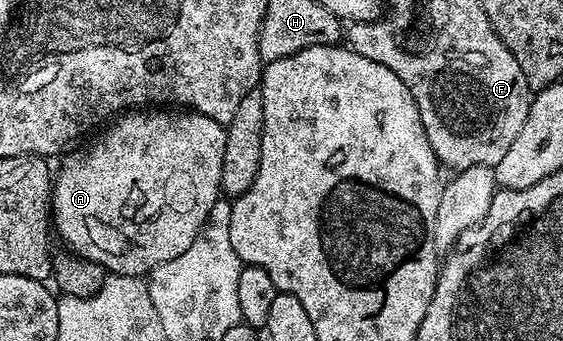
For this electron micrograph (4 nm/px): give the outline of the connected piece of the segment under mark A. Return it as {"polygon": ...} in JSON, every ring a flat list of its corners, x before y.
{"polygon":[[130,110,125,114,119,115,109,126,103,127,94,138,95,140,91,144,83,143,78,146,83,146,83,148,75,147,61,161,63,164,56,168,56,175,52,180,53,229,56,231,57,237,59,234,63,242,66,243,63,245,69,251,76,256,82,256,86,260,91,260,100,266,104,266,107,273,116,276,145,277,156,266,160,266,164,262,172,262,172,258,180,258,180,254,184,254,184,250,188,250,188,246,192,246,192,242,196,242,196,238,206,227,212,206,219,200,222,192,220,174,224,166,225,127,220,122,216,122,204,114,189,110]]}

